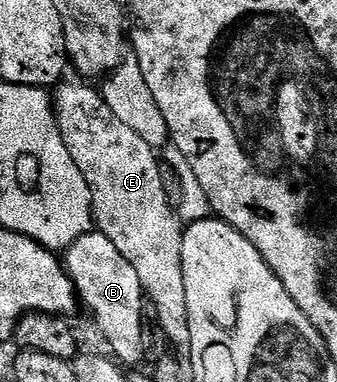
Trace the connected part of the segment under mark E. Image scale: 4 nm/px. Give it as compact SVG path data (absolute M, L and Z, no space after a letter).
M61 83L55 89L54 111L56 121L60 123L62 138L65 139L74 162L92 189L92 219L95 227L106 238L110 238L110 242L118 246L126 262L130 262L130 266L138 270L140 287L144 289L147 299L152 300L157 307L169 345L173 349L191 349L190 318L186 306L186 278L182 262L185 225L177 215L177 209L166 198L162 176L159 174L161 157L157 149L151 148L142 138L138 138L138 134L134 134L134 130L130 130L130 126L126 126L126 122L122 122L122 118L118 118L118 114L110 110L110 106L106 106L103 95L97 89L95 92L84 84L68 83Z

